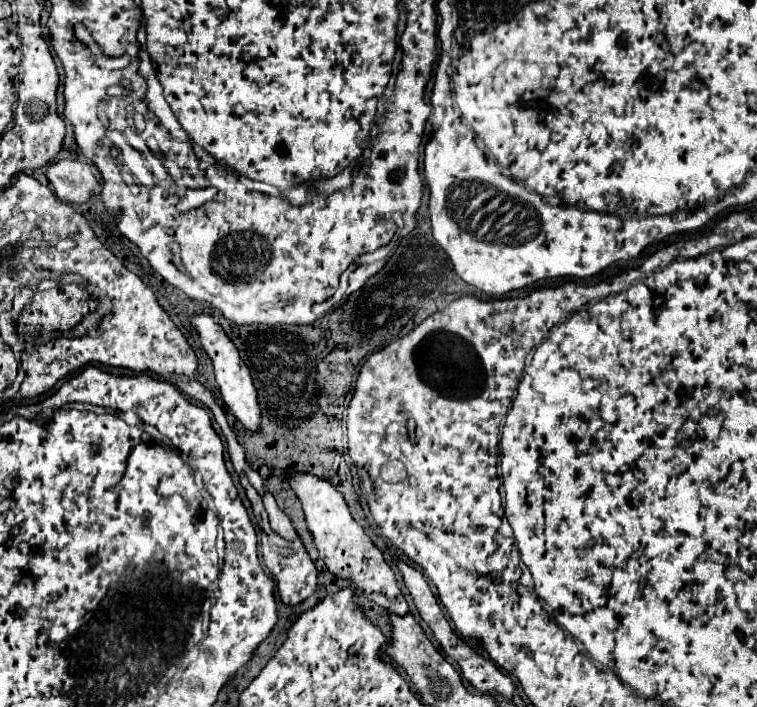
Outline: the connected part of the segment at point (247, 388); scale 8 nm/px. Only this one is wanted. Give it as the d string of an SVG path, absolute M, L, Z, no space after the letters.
M195 314L195 316L191 318L191 324L193 324L195 330L199 332L199 340L201 340L201 344L203 344L203 350L207 352L207 356L209 356L211 362L213 362L215 378L217 378L217 384L219 384L219 392L221 392L221 398L223 398L227 410L229 410L245 428L249 428L249 430L259 428L261 408L259 408L259 402L257 402L257 392L255 392L251 374L247 372L247 366L243 364L243 360L241 360L241 356L239 356L239 350L237 350L235 344L229 340L229 336L223 332L223 328L213 320L213 316L209 316L209 314Z

